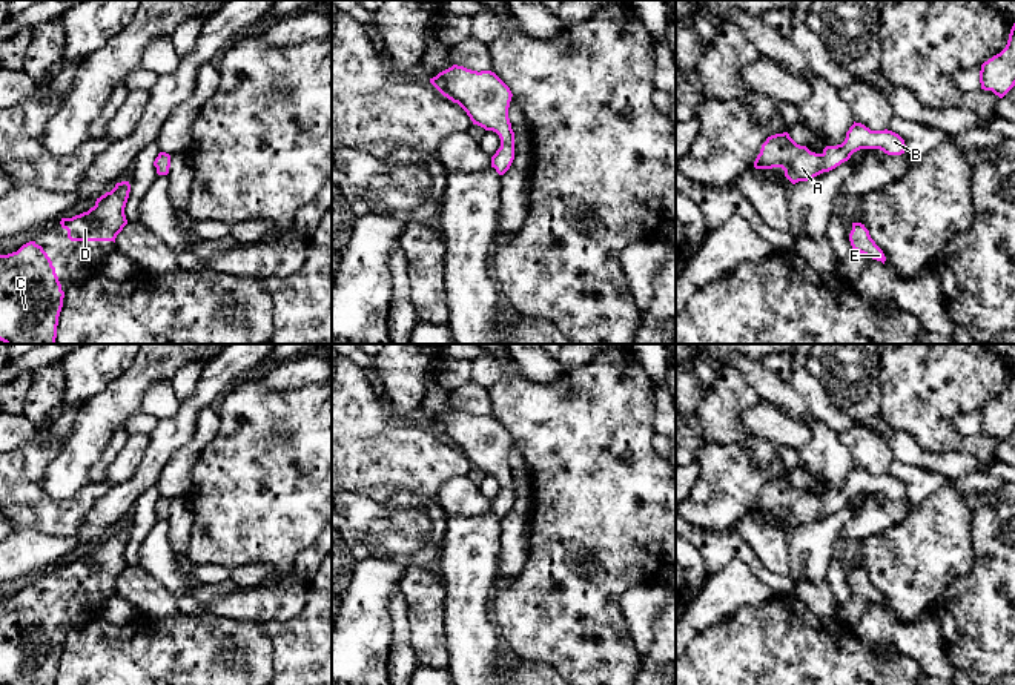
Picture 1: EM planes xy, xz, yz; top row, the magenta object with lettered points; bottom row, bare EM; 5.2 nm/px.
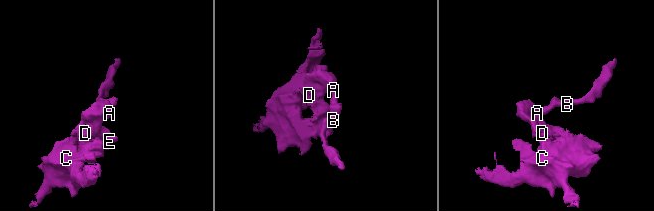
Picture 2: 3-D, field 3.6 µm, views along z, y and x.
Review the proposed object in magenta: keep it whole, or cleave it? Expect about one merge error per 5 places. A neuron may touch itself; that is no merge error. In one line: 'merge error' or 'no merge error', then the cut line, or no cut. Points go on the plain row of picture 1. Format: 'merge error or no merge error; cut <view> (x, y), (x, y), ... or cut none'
no merge error; cut none

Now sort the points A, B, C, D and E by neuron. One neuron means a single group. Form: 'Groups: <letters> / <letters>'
Groups: A B C D E

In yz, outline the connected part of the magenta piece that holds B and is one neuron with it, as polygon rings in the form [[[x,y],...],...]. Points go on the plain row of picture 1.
[[[854,465],[846,476],[845,485],[837,490],[826,490],[822,498],[811,496],[806,490],[797,488],[788,476],[771,479],[762,488],[754,511],[782,511],[785,521],[795,528],[835,513],[860,493],[880,493],[888,499],[901,499],[906,488],[892,475],[871,475],[865,468]]]

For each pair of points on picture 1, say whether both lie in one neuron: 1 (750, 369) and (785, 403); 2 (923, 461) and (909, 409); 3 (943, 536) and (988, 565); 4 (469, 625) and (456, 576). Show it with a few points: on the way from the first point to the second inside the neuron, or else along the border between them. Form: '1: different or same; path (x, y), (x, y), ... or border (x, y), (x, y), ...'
1: same; path (759, 378), (776, 393)
2: different; border (888, 426), (908, 433), (926, 450), (954, 450)
3: different; border (972, 522), (974, 567), (951, 584)
4: same; path (467, 613), (464, 589)

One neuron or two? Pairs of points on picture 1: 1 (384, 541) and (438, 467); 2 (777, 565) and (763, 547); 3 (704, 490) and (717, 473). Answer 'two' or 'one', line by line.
1: two
2: one
3: two

